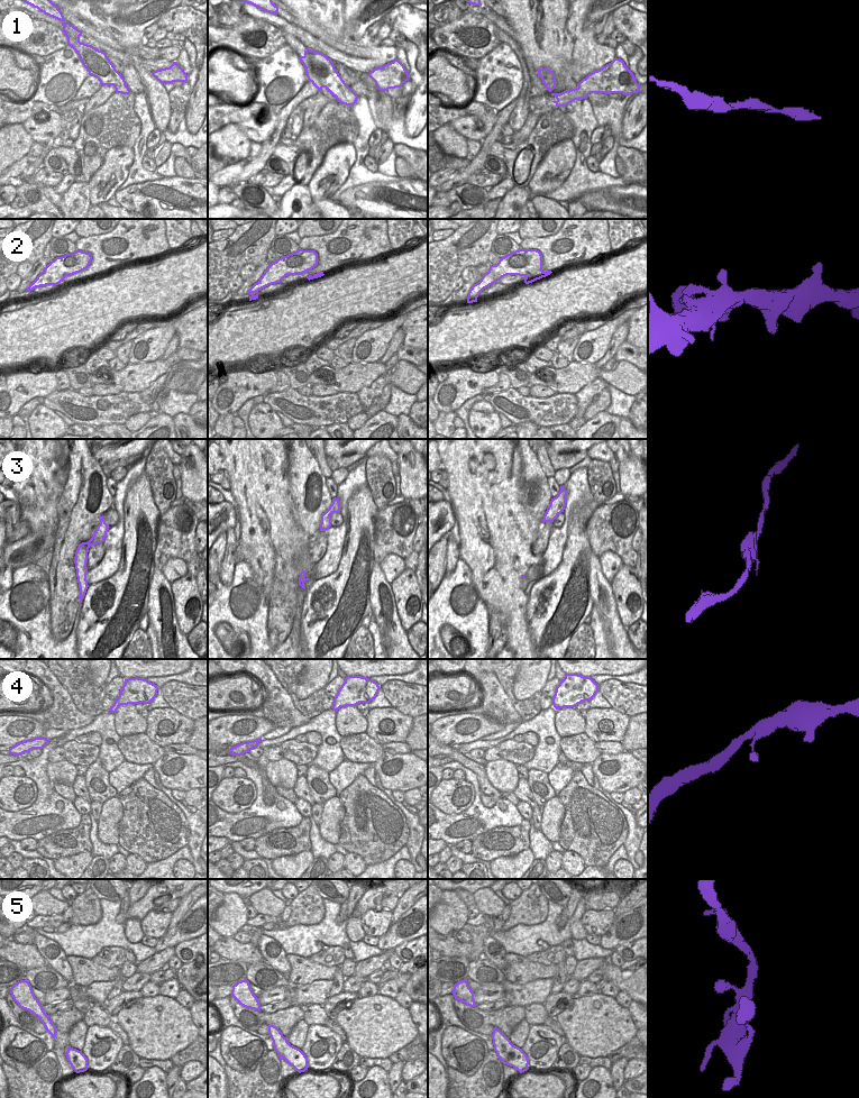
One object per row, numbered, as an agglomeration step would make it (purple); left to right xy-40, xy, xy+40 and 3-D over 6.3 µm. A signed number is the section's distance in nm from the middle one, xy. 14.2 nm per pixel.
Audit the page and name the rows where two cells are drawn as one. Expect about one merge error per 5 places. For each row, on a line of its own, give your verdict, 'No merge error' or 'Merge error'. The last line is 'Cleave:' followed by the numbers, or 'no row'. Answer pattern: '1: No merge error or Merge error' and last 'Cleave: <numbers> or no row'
1: Merge error
2: No merge error
3: No merge error
4: No merge error
5: No merge error
Cleave: 1.

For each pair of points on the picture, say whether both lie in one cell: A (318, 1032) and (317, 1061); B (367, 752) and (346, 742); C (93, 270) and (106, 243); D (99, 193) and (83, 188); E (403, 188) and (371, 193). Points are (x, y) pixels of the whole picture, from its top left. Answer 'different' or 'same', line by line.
A: same
B: same
C: same
D: different
E: same

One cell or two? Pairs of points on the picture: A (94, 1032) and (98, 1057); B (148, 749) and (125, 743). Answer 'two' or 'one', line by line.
A: one
B: one

